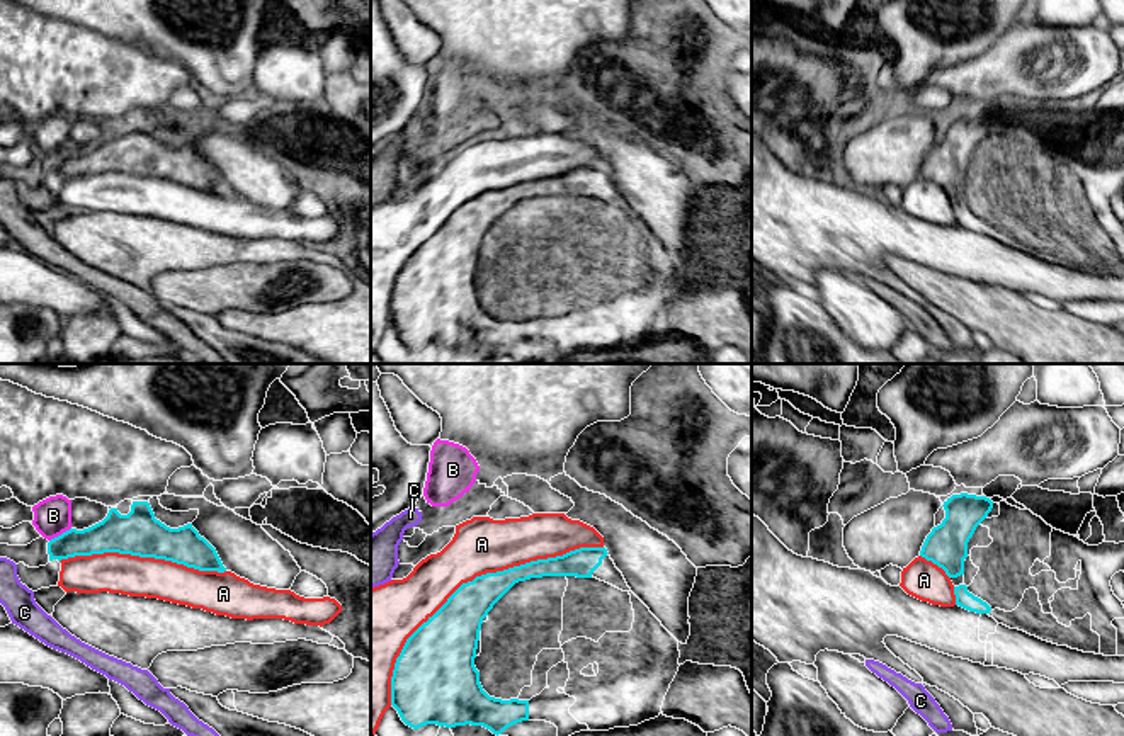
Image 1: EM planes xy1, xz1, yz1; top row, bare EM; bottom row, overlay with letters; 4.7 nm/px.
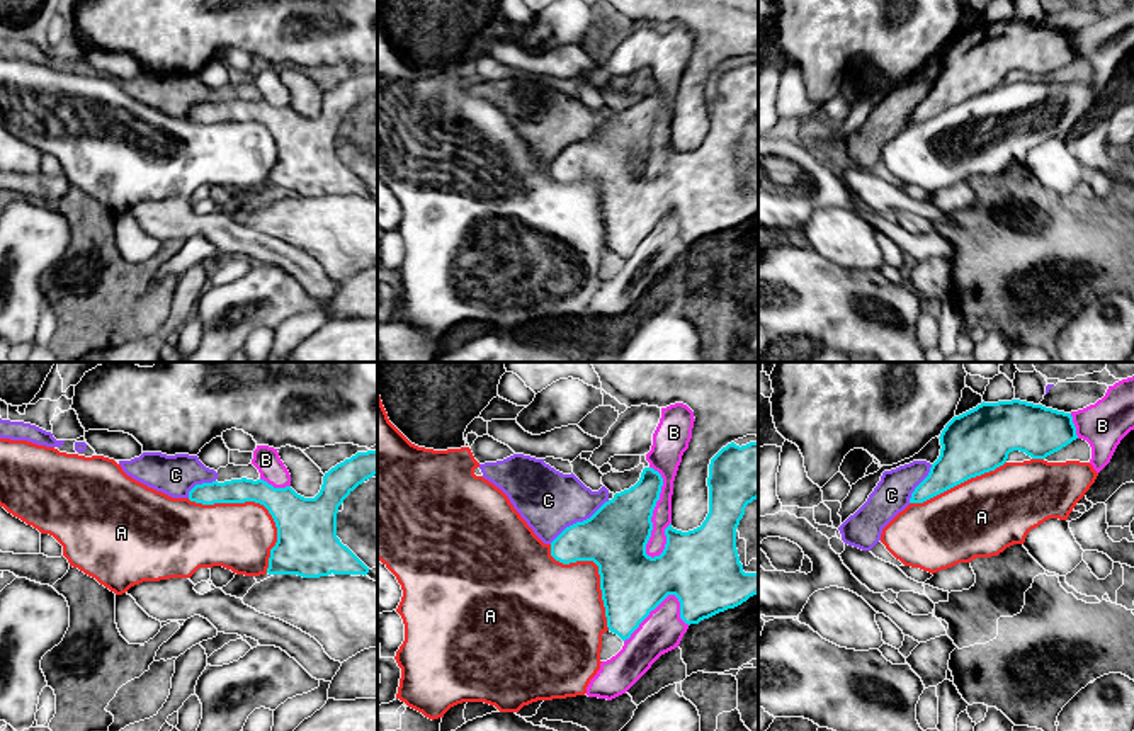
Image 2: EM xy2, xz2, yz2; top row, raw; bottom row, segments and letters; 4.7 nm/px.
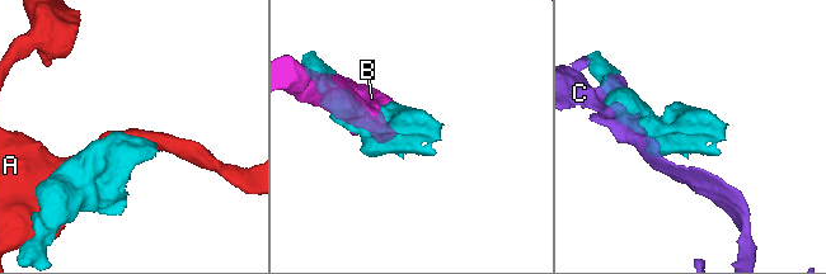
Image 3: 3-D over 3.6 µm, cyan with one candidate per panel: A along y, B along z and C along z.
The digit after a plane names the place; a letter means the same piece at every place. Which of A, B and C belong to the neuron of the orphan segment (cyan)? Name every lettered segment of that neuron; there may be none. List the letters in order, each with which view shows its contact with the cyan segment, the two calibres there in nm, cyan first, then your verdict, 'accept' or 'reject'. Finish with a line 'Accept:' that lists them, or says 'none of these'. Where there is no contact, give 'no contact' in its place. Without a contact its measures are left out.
A: xz1 | 240/260 nm | reject
B: xz2 | 300/120 nm | reject
C: xz2 | 300/300 nm | reject
Accept: none of these

